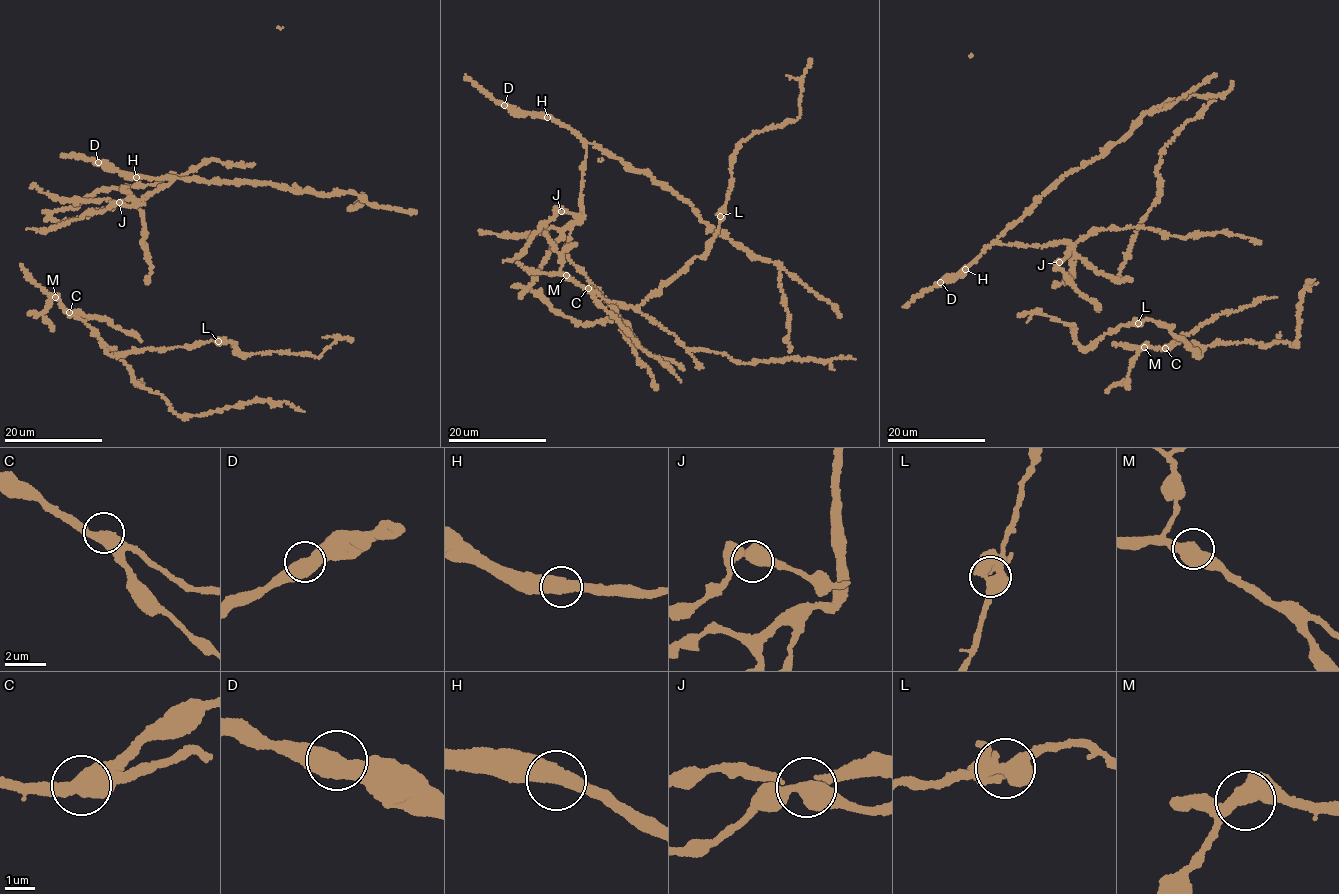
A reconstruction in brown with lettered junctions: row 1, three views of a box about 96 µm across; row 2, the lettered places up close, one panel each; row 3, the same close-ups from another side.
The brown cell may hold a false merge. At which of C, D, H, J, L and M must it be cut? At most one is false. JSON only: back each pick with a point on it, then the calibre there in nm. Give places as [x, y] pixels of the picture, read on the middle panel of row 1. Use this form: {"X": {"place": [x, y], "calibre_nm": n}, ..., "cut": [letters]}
{"cut": []}

